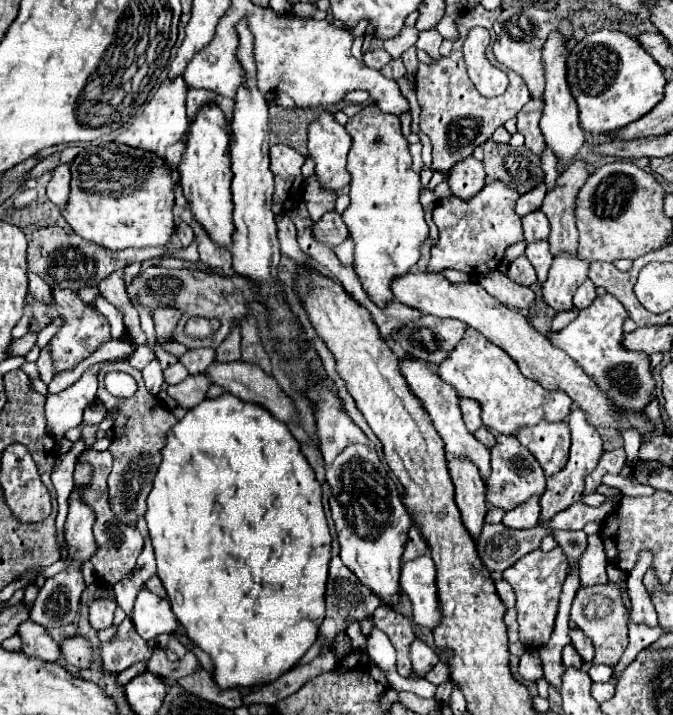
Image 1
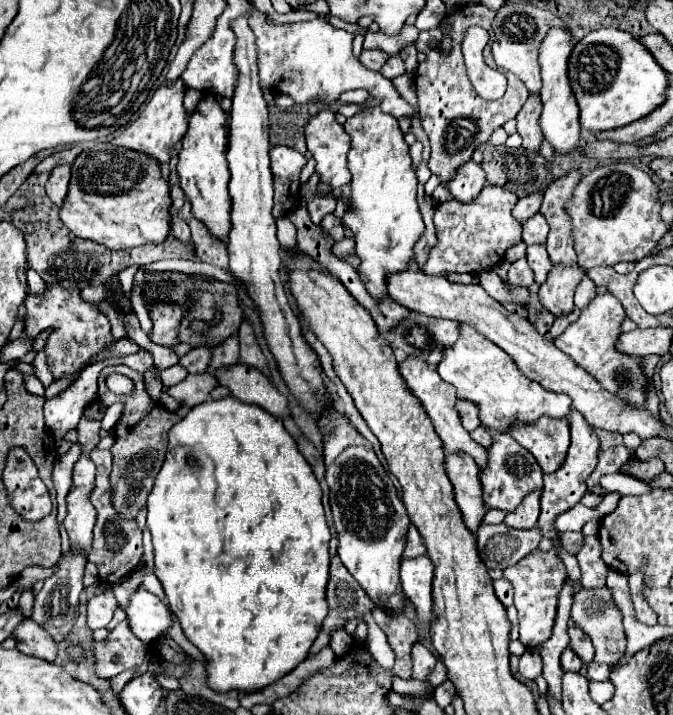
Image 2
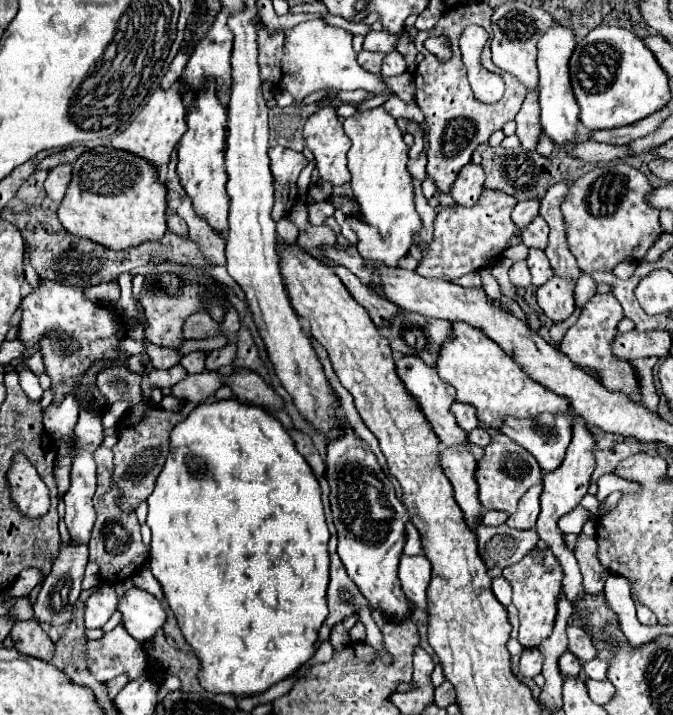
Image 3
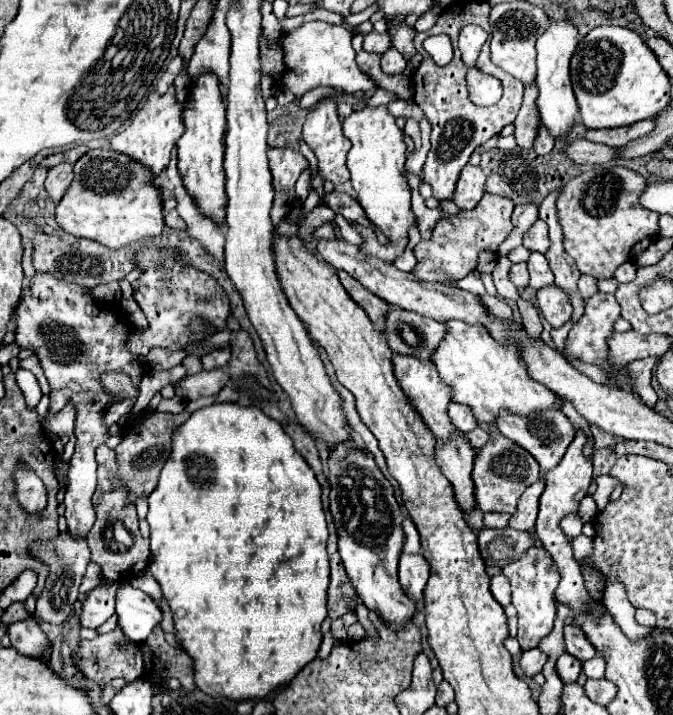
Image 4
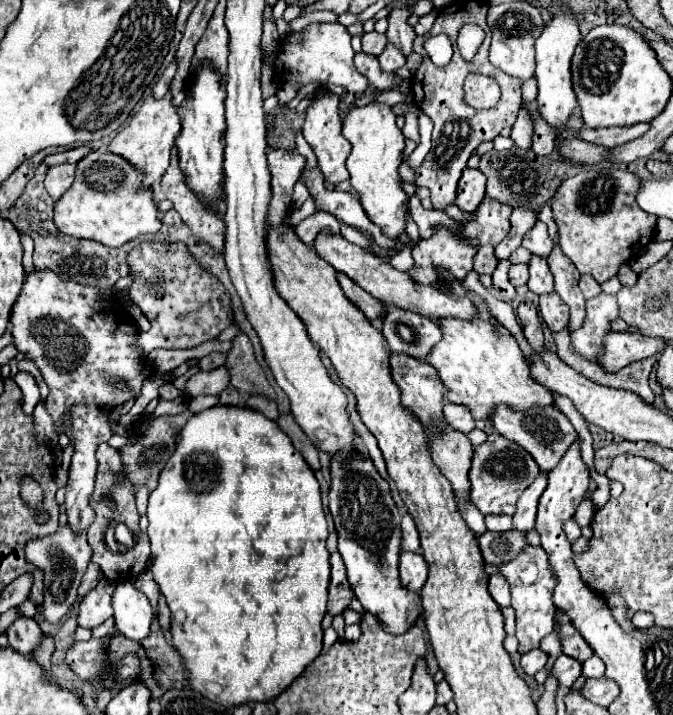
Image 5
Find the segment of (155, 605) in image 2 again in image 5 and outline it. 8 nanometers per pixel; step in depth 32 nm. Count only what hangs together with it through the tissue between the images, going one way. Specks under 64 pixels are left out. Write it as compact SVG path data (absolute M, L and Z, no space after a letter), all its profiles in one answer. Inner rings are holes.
M130 582L118 584L112 596L116 630L130 640L144 640L150 634L152 620L158 618L158 612L152 608L150 600L136 590Z

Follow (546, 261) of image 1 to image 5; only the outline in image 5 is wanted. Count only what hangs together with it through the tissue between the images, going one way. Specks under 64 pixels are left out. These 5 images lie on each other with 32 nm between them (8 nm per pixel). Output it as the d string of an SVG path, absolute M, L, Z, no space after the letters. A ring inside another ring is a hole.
M532 256L530 262L528 262L528 268L530 268L530 280L528 280L528 288L534 292L534 294L540 294L540 292L548 292L554 288L554 278L552 278L552 272L548 268L548 262L542 258L542 256Z

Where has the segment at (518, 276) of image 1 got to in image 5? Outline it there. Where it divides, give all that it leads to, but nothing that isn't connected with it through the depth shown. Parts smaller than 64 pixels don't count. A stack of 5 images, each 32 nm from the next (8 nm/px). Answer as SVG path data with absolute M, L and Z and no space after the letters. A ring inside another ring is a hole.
M512 264L510 272L508 272L508 278L516 288L528 284L528 264Z

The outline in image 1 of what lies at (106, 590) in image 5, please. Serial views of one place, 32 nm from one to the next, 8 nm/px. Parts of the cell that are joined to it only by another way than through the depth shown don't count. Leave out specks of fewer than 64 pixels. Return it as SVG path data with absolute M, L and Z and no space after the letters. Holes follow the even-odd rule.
M96 600L96 602L92 602L92 606L90 606L90 624L96 630L112 626L114 610L116 610L114 600Z

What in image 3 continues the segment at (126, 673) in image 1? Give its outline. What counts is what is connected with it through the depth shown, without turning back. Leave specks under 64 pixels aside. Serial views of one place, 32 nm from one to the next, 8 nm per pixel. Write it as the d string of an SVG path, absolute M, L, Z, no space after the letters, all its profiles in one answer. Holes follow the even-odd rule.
M121 674L107 683L108 694L110 698L114 698L120 690L127 684L128 678L126 674Z

